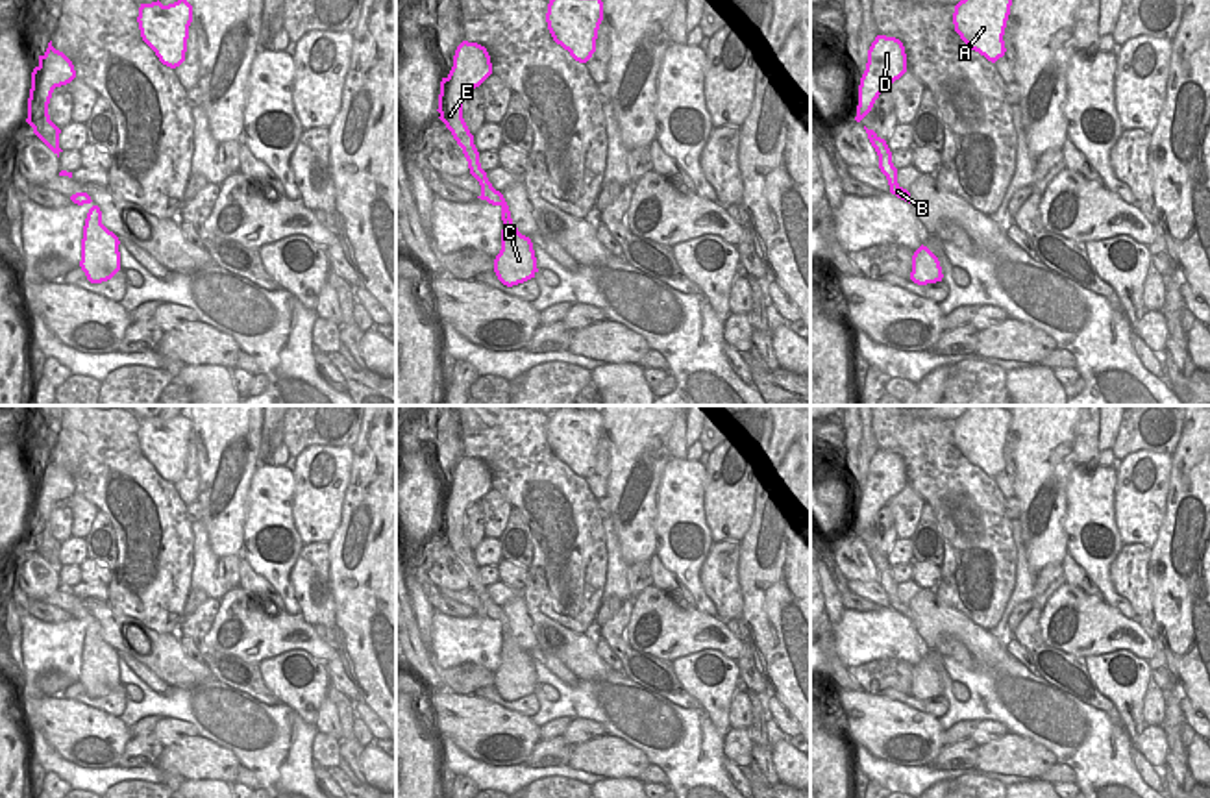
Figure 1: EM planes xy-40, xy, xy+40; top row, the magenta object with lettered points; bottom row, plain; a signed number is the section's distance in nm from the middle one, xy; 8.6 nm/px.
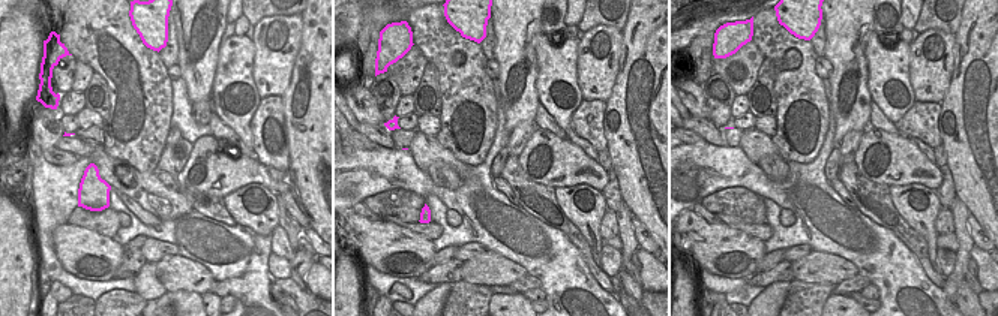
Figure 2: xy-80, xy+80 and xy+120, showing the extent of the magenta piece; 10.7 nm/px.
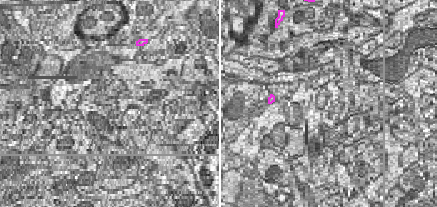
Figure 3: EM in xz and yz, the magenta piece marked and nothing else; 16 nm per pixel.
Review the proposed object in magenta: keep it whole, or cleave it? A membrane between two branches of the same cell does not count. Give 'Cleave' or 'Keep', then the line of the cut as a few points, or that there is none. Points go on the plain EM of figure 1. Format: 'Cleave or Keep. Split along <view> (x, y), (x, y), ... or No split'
Keep. No split

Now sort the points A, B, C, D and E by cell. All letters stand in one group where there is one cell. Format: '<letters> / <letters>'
A B C D E

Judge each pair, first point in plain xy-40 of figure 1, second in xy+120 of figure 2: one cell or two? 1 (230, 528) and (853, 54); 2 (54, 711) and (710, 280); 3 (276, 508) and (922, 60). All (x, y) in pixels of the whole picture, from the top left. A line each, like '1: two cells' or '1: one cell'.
1: one cell
2: two cells
3: two cells

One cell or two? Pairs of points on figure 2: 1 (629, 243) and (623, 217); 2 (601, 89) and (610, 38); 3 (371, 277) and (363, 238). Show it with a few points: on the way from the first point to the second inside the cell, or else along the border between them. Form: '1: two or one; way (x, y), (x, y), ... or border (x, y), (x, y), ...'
1: one; way (628, 237), (625, 223)
2: one; way (601, 77), (604, 50)
3: two; border (363, 267), (372, 267), (386, 274), (404, 276)

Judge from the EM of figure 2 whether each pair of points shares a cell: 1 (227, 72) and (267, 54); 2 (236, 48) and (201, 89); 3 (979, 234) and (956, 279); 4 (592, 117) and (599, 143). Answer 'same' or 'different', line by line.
1: different
2: different
3: different
4: same

